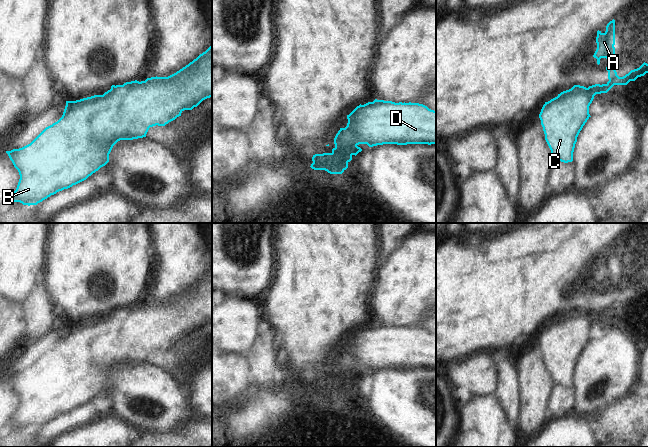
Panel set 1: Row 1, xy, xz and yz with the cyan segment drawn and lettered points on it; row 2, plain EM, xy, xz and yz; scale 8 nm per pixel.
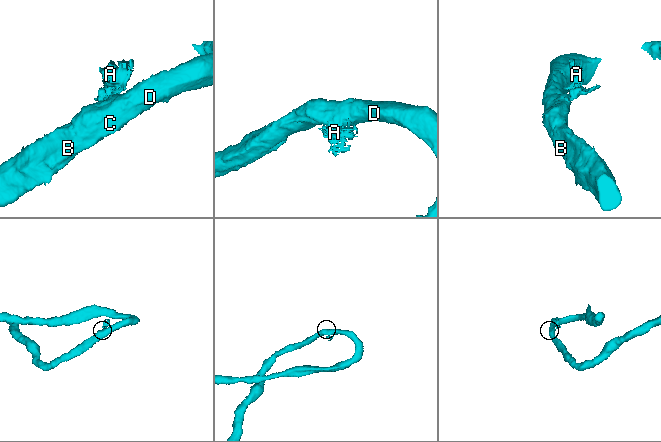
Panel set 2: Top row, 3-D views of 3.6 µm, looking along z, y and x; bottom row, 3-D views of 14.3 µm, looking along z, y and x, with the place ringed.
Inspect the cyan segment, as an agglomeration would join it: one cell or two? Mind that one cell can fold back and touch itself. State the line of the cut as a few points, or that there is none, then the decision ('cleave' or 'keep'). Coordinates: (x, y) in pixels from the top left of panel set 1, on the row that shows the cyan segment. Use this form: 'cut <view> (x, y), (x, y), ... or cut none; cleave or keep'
cut xz (335, 137), (336, 142), (344, 150), (348, 150), (352, 154); cleave

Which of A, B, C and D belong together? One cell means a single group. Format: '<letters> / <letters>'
A / B C D

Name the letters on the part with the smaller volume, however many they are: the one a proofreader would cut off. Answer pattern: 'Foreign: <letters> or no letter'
Foreign: A

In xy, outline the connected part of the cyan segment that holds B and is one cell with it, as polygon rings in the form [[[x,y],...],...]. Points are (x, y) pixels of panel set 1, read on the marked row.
[[[212,45],[188,65],[168,77],[151,77],[145,81],[131,81],[116,85],[103,95],[94,95],[76,101],[66,101],[62,117],[46,127],[30,144],[6,151],[20,179],[9,198],[23,205],[37,205],[51,195],[86,180],[109,162],[113,146],[120,140],[146,137],[150,127],[165,126],[181,116],[184,110],[192,110],[203,100],[212,97]]]

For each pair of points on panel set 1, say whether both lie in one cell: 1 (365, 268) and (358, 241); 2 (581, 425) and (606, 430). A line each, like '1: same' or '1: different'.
1: same
2: different

